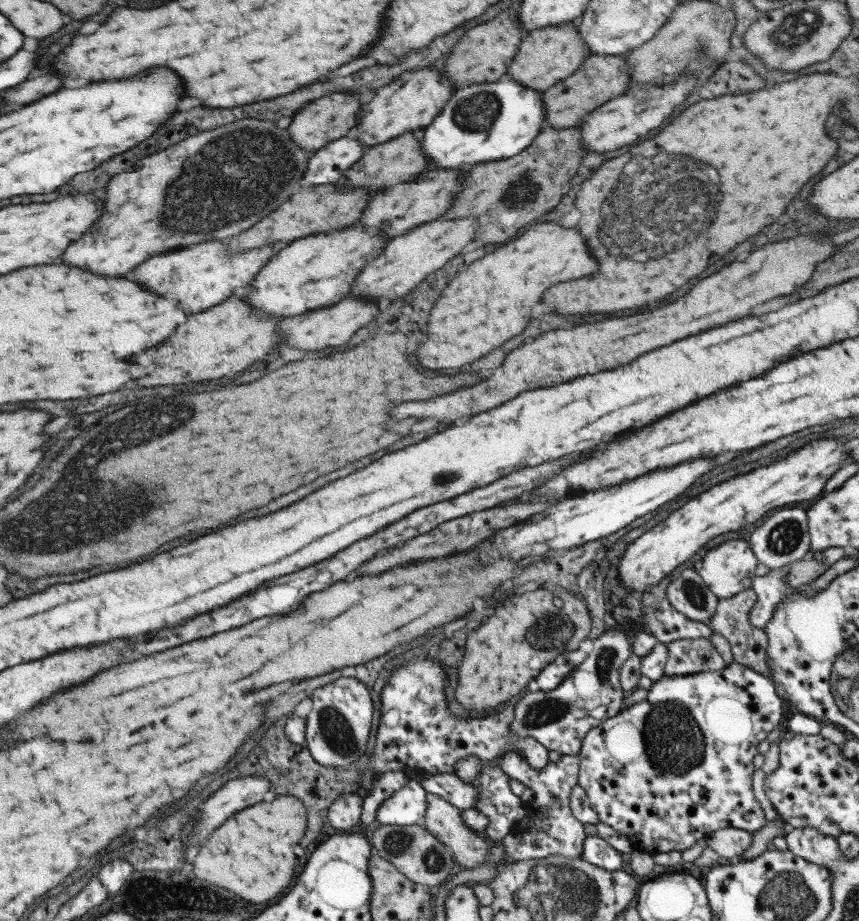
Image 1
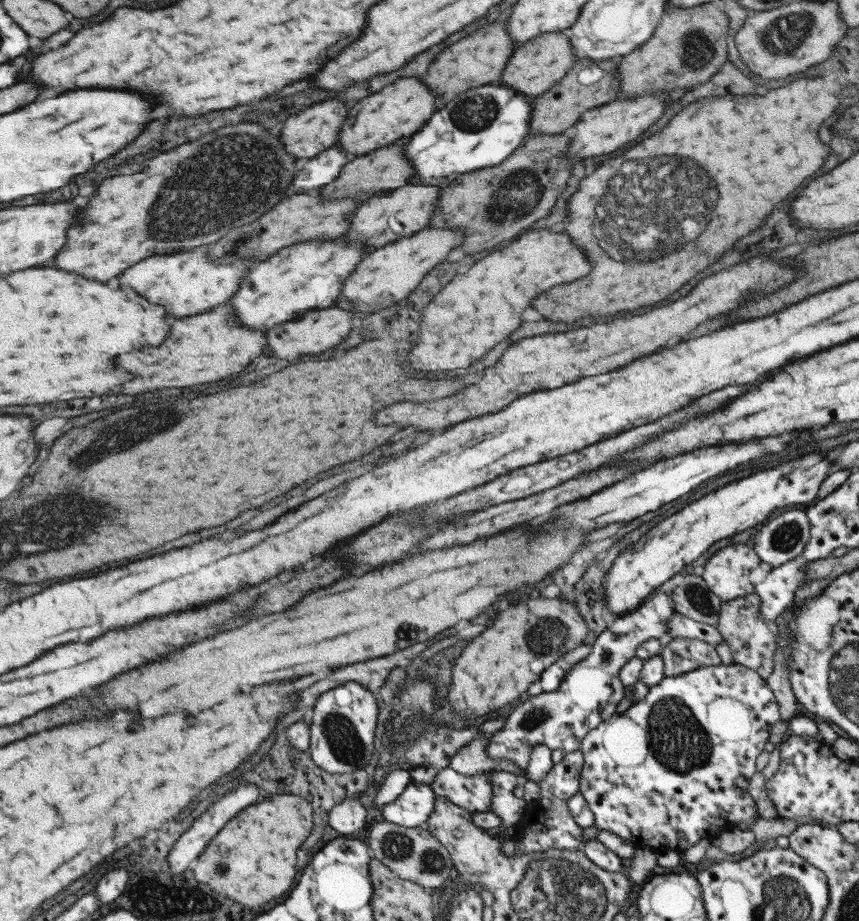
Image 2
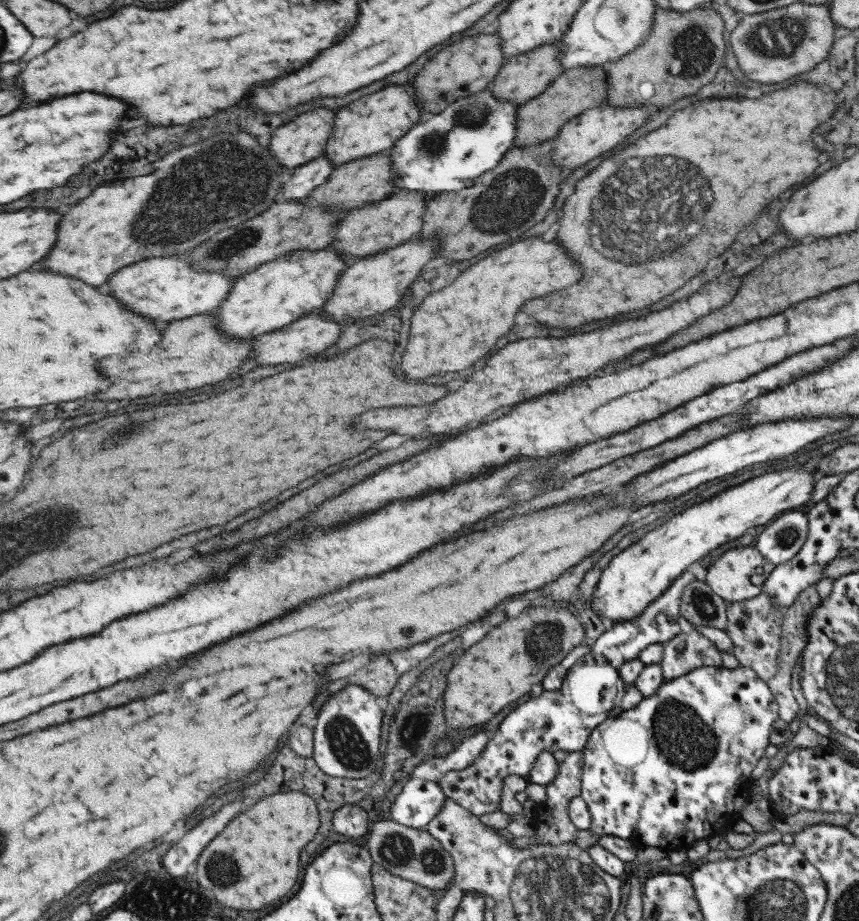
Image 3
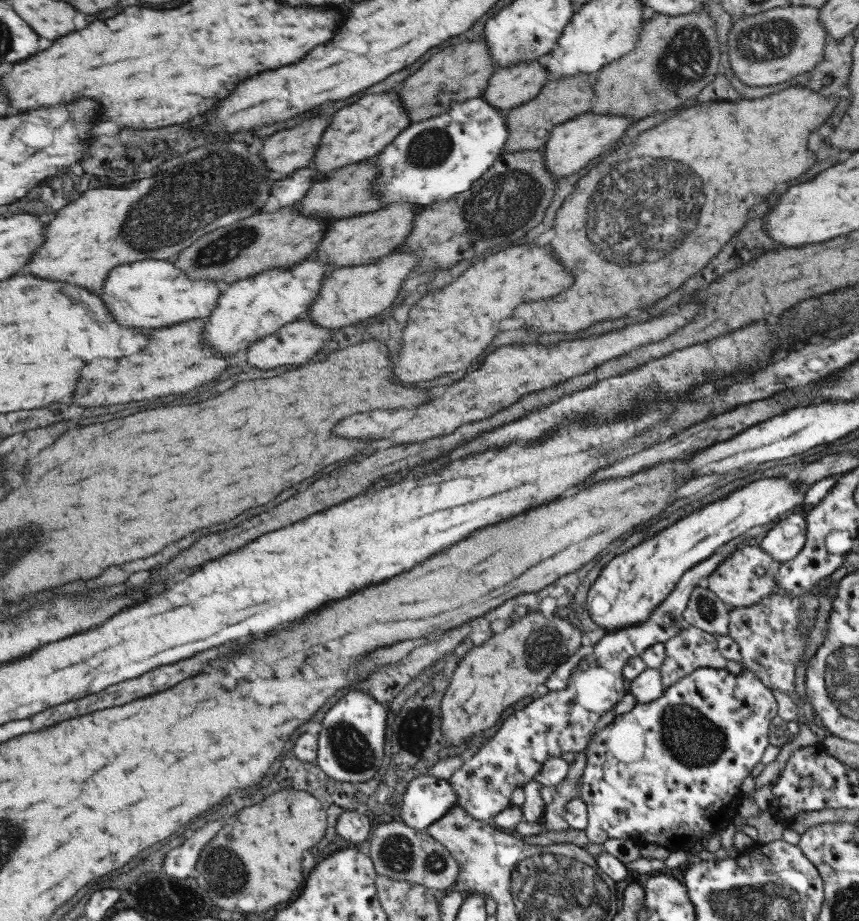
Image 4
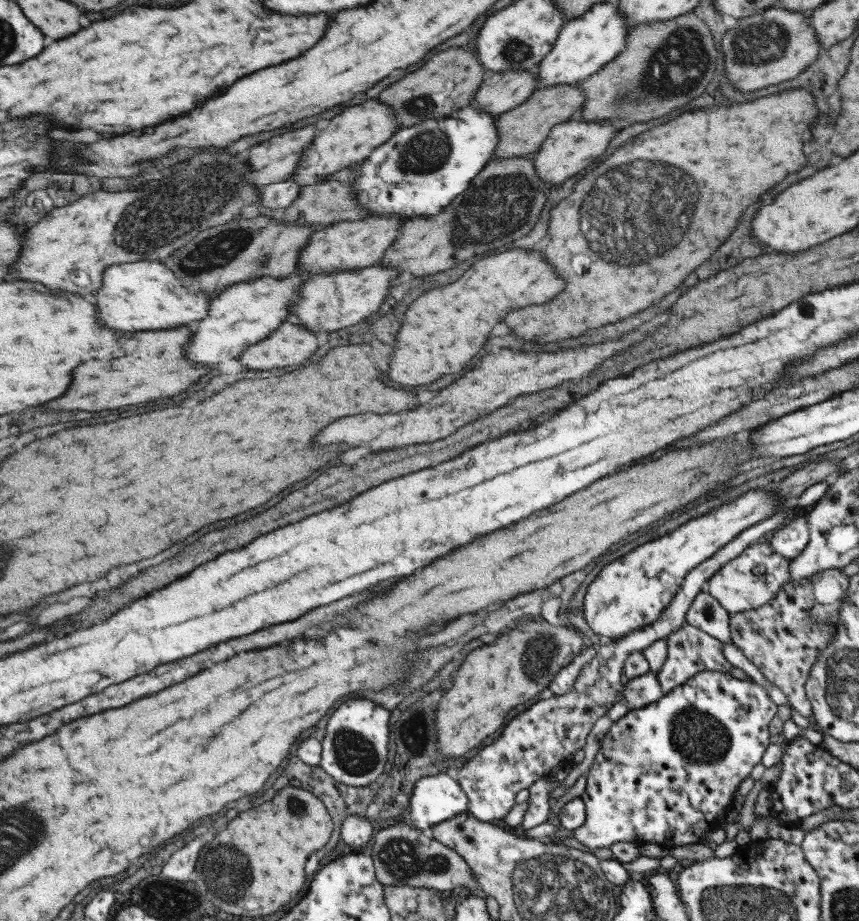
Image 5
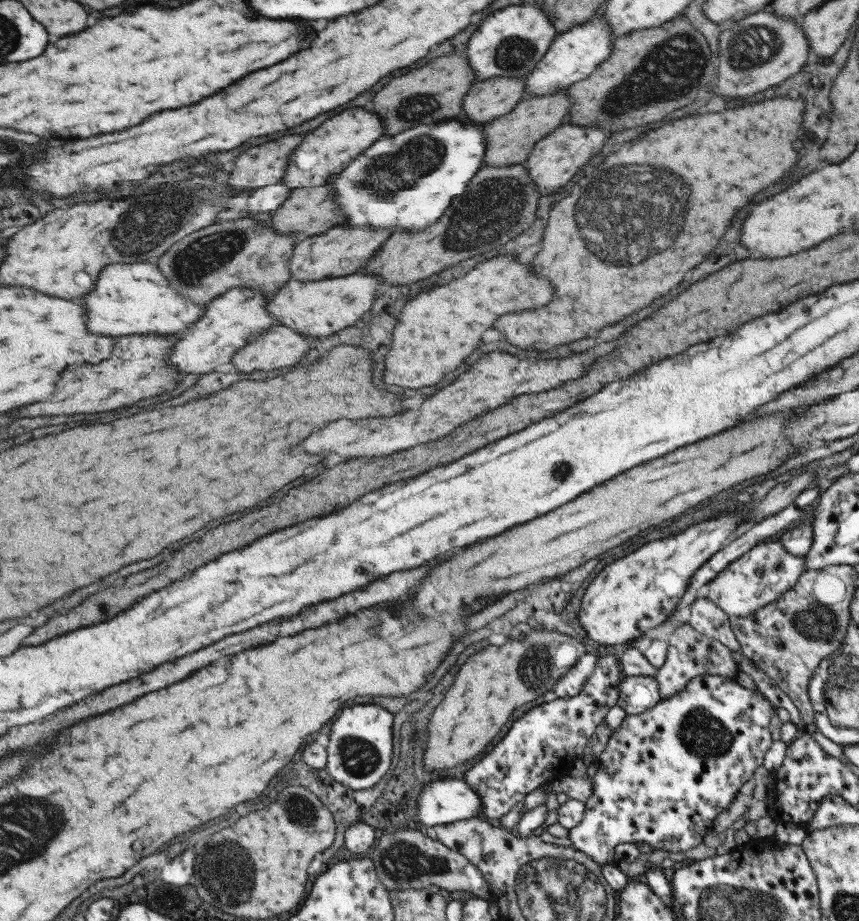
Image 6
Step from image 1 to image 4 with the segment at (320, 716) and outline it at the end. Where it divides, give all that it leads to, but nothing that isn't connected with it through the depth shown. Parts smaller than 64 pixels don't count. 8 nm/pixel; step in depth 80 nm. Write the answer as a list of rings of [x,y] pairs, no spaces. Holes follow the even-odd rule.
[[[349,690],[323,714],[320,731],[316,734],[316,765],[329,777],[337,781],[365,782],[377,772],[383,758],[383,738],[385,738],[385,717],[387,711],[365,692]]]

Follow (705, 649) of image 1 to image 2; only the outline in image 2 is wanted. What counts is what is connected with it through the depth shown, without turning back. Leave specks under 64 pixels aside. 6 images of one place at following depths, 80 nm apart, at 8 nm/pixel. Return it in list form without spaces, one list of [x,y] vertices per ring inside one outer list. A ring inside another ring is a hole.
[[[673,638],[660,654],[664,677],[675,677],[700,667],[722,665],[712,644],[695,638]]]

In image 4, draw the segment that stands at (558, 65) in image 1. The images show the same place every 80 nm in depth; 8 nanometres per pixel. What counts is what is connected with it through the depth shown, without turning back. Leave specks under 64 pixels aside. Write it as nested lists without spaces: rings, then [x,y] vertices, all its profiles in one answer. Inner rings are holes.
[[[543,59],[497,67],[481,98],[493,108],[507,112],[537,96],[539,89],[549,80]]]

